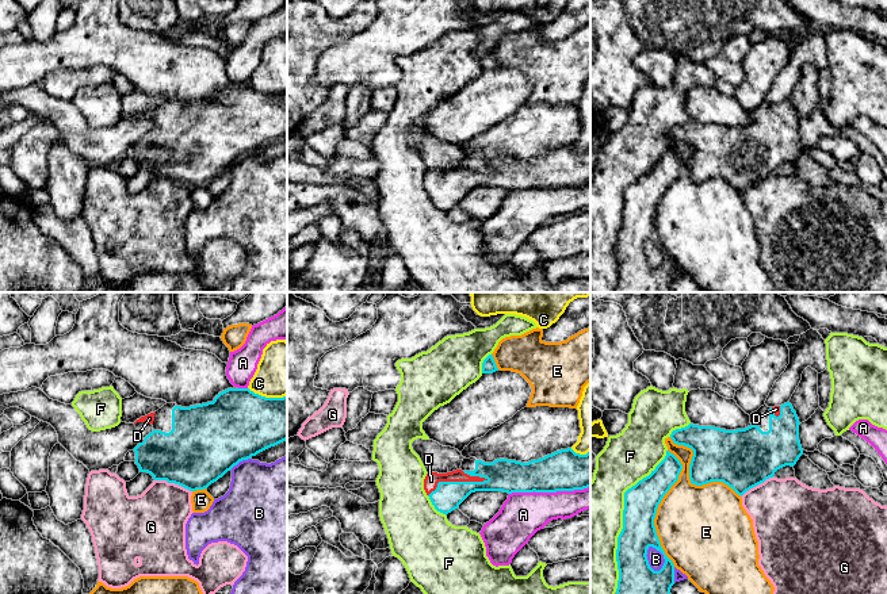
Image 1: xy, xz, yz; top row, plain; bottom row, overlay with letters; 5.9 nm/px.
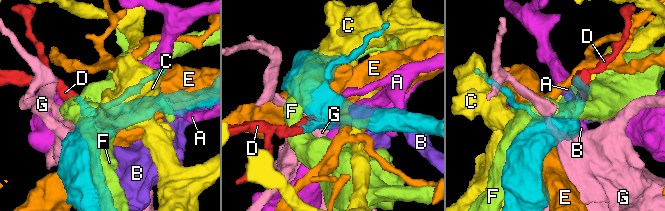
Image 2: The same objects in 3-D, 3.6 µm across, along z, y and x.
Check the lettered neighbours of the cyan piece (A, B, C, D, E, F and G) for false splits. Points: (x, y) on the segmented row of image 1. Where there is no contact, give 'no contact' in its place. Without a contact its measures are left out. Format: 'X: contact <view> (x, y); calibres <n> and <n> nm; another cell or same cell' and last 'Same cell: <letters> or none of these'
A: contact xz (549, 491); calibres 240 and 260 nm; another cell
B: contact yz (647, 560); calibres 200 and 100 nm; another cell
C: contact xy (267, 398); calibres 420 and 320 nm; another cell
D: contact xz (457, 482); calibres 170 and 90 nm; same cell
E: contact yz (657, 508); calibres 200 and 460 nm; another cell
F: contact yz (623, 518); calibres 200 and 380 nm; another cell
G: contact xy (174, 482); calibres 420 and 360 nm; another cell
Same cell: D

